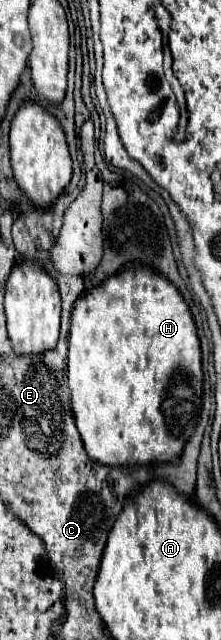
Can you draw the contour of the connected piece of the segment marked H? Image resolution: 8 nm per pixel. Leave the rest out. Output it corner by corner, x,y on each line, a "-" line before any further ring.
147,265
107,277
75,301
67,383
87,455
103,465
175,461
191,437
203,395
197,325
179,289

